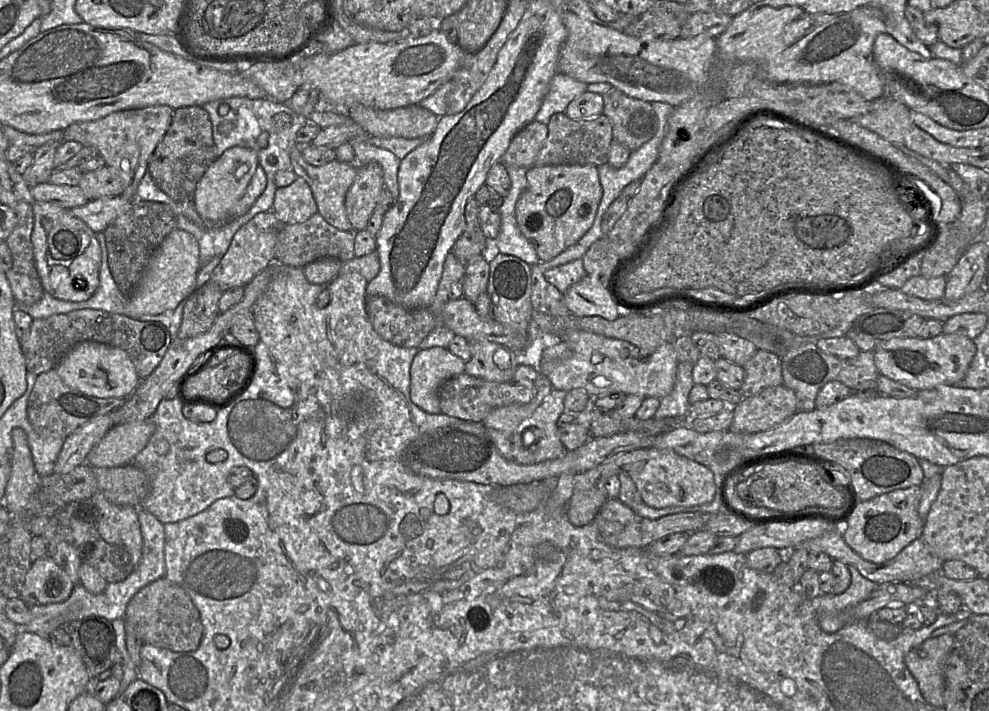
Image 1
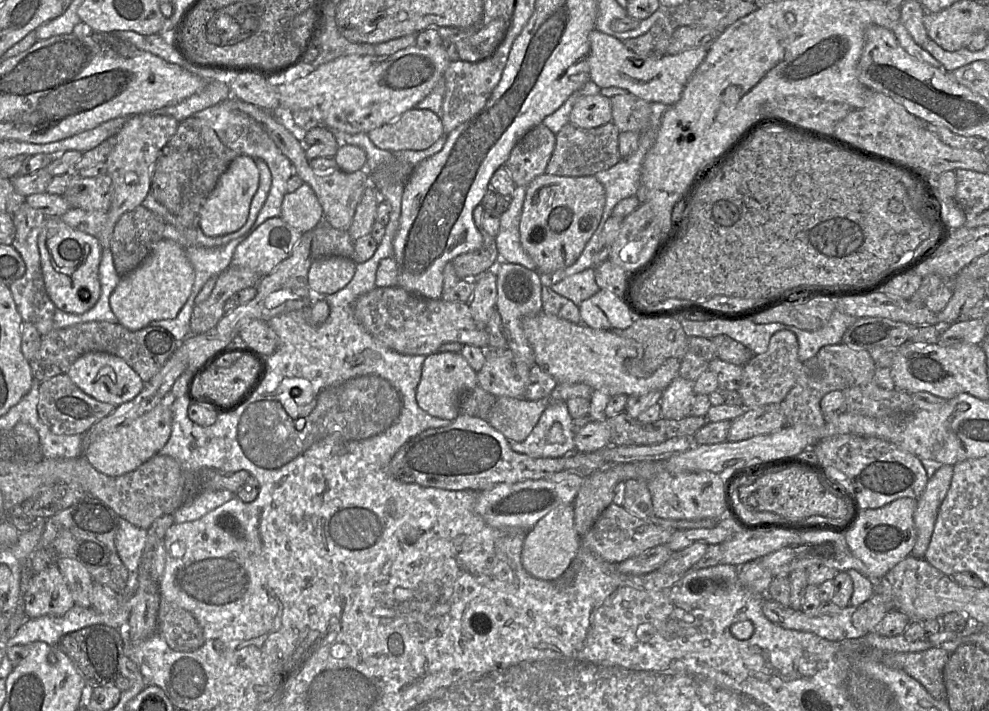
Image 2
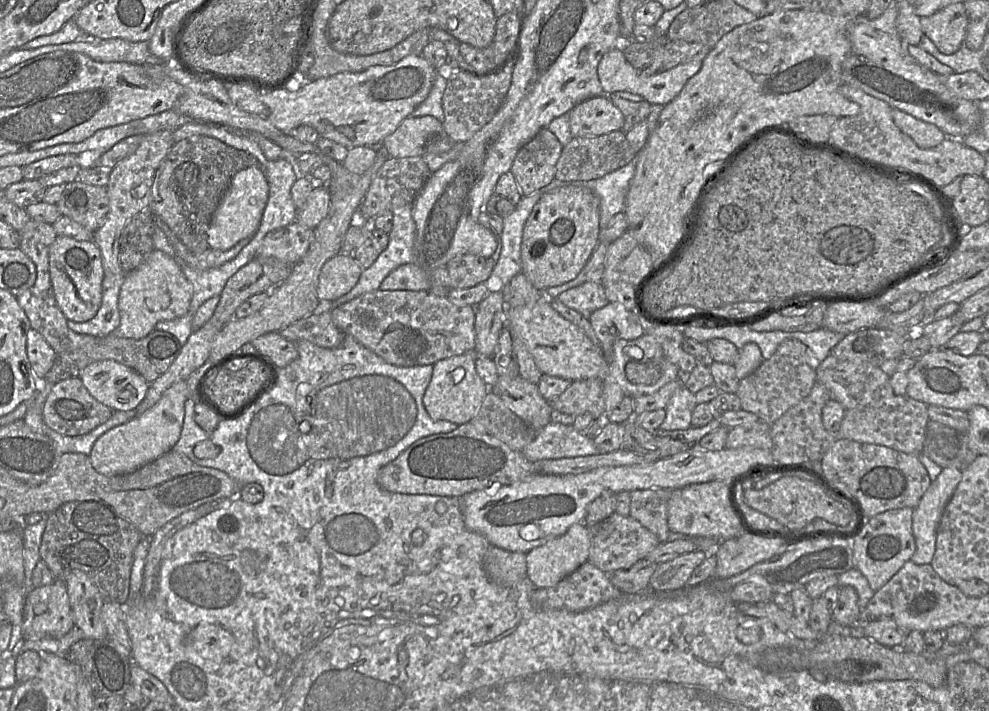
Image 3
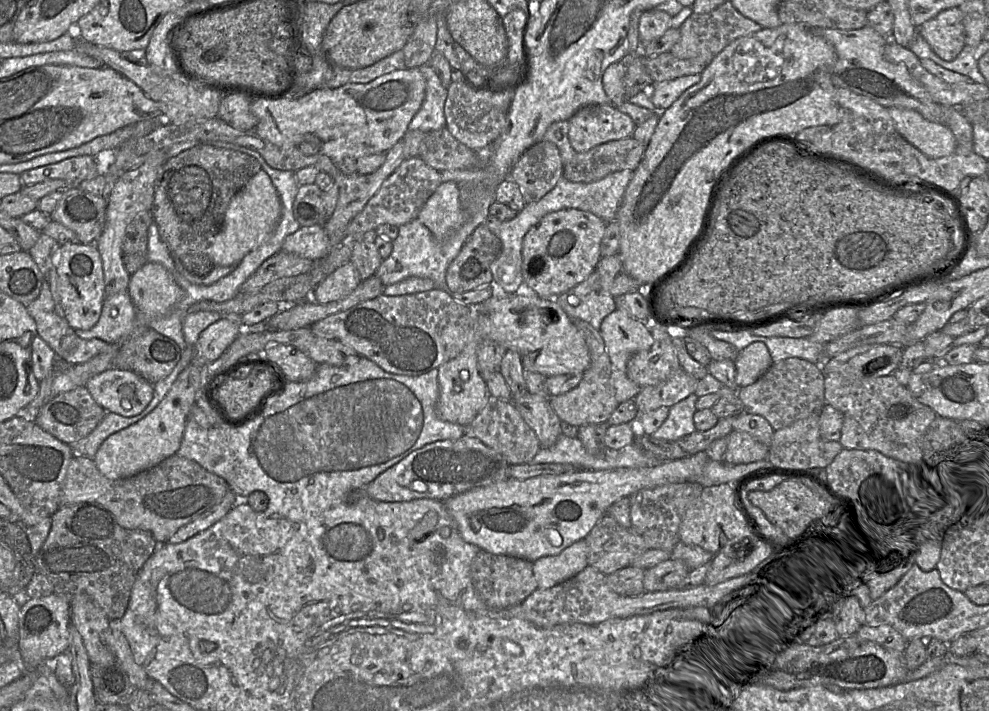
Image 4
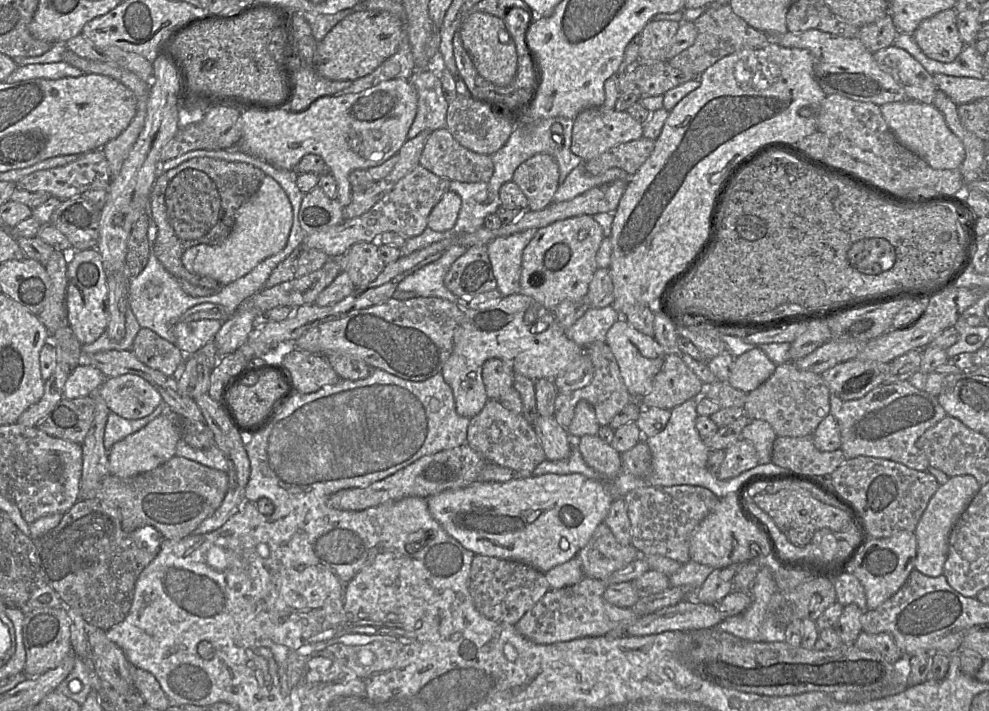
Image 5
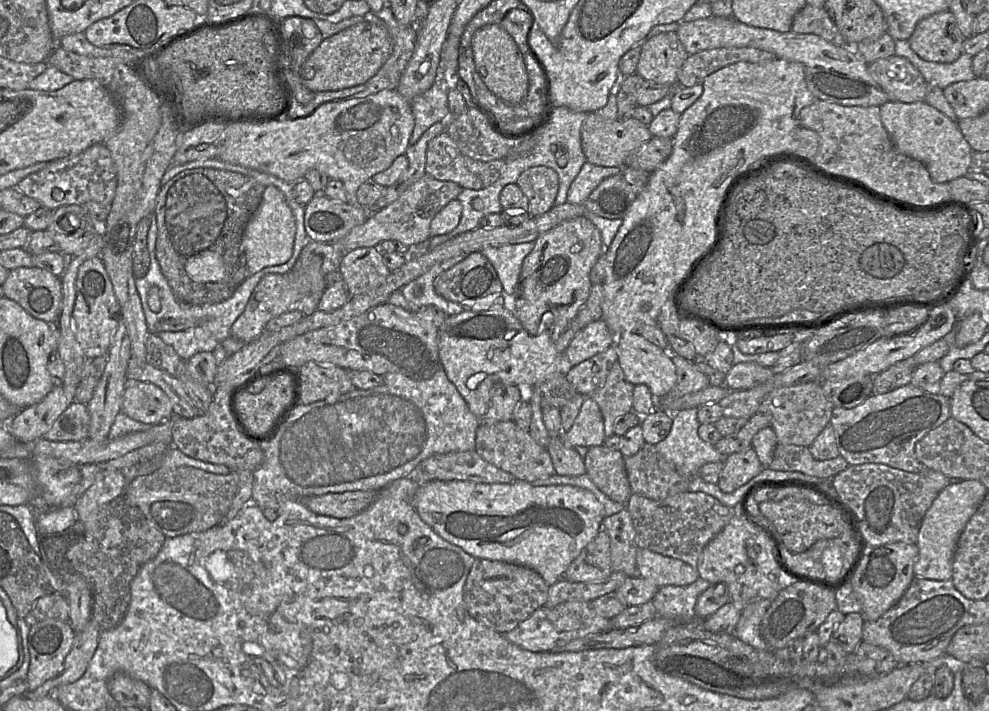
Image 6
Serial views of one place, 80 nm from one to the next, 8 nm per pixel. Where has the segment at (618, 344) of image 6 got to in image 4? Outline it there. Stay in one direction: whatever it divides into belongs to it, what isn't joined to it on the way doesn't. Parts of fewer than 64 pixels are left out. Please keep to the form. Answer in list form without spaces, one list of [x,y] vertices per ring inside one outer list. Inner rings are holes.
[[[616,309],[601,323],[599,333],[602,336],[612,365],[611,381],[615,390],[615,397],[619,404],[627,400],[634,400],[641,388],[627,376],[627,363],[638,352],[650,350],[653,345],[651,325],[635,320],[625,311]]]

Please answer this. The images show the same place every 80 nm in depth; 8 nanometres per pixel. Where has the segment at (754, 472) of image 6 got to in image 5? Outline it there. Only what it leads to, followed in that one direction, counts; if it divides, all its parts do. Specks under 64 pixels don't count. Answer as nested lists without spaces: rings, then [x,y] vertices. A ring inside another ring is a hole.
[[[743,438],[730,445],[725,452],[725,459],[717,474],[722,481],[735,478],[759,464],[754,446]]]

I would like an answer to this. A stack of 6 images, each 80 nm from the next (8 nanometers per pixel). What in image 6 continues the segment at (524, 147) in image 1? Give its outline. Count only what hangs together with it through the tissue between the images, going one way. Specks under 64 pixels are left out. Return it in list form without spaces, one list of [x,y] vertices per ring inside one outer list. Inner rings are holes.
[[[546,166],[530,167],[520,174],[516,185],[528,198],[531,217],[540,216],[555,205],[559,178],[553,169]]]

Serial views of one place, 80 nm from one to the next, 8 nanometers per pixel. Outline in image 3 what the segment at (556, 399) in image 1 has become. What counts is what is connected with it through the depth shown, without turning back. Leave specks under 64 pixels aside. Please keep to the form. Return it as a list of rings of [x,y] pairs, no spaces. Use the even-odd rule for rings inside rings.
[[[550,422],[535,433],[533,441],[521,454],[531,462],[591,456],[602,453],[593,439],[578,432],[573,426]]]

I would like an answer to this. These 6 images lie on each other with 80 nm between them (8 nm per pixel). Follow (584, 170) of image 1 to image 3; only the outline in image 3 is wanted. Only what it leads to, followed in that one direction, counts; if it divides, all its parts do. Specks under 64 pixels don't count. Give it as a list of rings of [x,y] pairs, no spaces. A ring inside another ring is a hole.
[[[567,184],[542,195],[523,229],[521,270],[539,291],[574,280],[599,243],[599,199],[587,187]]]

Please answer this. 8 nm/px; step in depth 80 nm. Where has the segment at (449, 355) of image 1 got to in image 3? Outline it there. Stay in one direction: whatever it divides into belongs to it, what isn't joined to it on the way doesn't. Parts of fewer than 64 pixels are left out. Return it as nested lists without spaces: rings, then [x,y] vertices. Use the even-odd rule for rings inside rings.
[[[475,349],[468,350],[433,365],[432,377],[423,396],[423,405],[433,420],[446,420],[462,425],[470,422],[478,412],[489,388],[477,374],[477,356]]]

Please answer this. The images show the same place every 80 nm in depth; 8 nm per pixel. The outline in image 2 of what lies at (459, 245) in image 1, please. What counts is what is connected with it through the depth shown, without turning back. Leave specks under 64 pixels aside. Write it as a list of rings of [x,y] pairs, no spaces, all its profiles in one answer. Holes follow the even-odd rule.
[[[478,205],[473,211],[473,220],[483,236],[481,249],[458,255],[452,260],[456,275],[460,280],[473,280],[484,272],[494,269],[497,264],[498,252],[495,237],[490,236],[483,228],[483,206]]]

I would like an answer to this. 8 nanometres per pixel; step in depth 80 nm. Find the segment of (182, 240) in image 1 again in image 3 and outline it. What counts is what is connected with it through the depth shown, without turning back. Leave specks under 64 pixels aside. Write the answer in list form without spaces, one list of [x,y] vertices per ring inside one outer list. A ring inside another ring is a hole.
[[[153,249],[148,258],[124,276],[119,292],[120,324],[111,334],[141,339],[154,330],[155,324],[185,314],[193,294],[193,286],[175,258]]]

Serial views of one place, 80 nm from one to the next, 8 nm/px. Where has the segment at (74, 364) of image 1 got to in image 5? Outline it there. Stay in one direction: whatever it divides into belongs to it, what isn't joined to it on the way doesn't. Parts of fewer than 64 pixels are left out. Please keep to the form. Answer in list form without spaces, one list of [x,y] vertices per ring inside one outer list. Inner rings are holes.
[[[133,374],[107,377],[97,392],[111,412],[126,419],[148,417],[163,403],[161,393],[151,383]]]

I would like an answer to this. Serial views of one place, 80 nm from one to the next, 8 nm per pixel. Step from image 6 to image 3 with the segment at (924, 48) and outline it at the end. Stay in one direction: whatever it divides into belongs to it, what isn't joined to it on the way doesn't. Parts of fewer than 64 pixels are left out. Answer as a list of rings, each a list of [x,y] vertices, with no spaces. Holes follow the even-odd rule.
[[[962,2],[951,4],[931,16],[921,18],[924,35],[945,54],[951,55],[964,44],[968,16]]]

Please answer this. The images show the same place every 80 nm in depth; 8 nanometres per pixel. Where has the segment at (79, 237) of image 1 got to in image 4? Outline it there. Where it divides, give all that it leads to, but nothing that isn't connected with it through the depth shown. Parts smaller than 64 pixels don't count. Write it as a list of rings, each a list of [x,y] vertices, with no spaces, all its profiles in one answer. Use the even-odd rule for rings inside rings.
[[[64,243],[54,257],[58,281],[57,293],[72,329],[90,330],[99,320],[105,297],[101,255],[95,244]]]

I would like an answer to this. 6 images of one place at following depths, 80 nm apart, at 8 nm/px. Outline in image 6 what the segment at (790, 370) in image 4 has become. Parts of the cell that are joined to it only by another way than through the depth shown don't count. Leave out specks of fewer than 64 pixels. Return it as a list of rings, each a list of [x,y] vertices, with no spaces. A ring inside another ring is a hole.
[[[820,380],[774,388],[762,401],[758,413],[768,414],[779,444],[810,447],[830,423],[833,406],[826,398]]]

